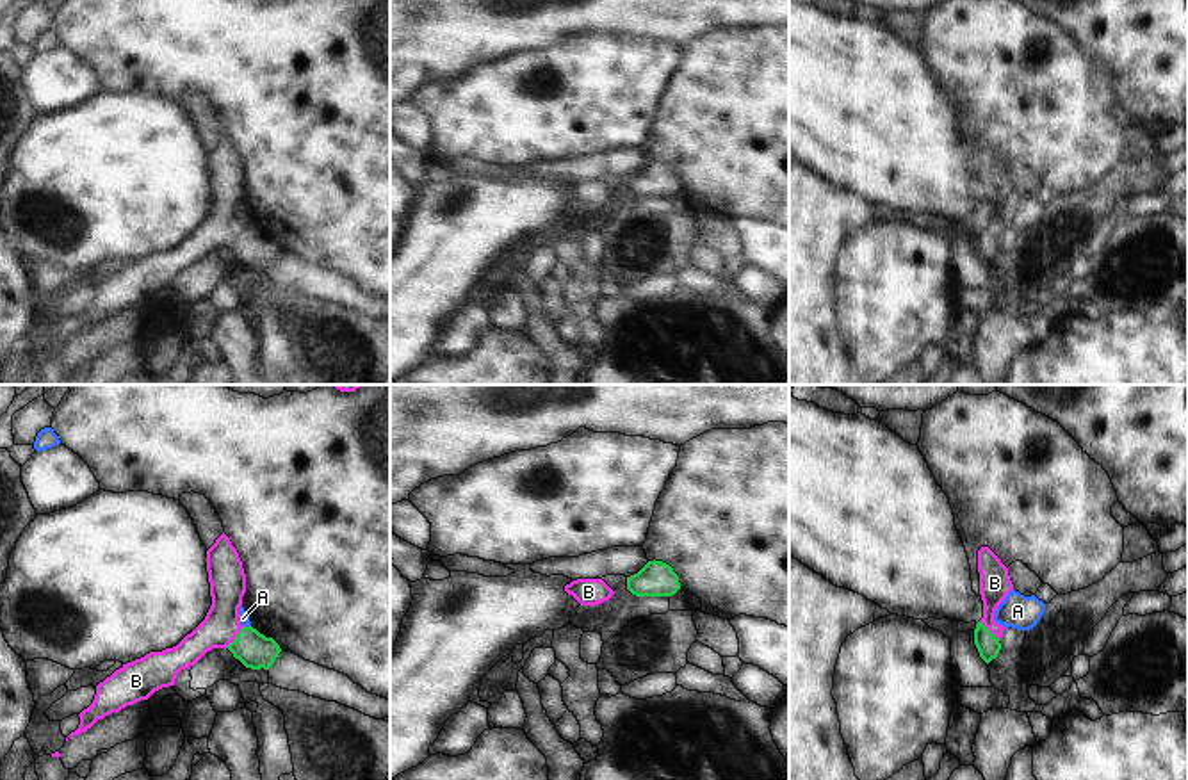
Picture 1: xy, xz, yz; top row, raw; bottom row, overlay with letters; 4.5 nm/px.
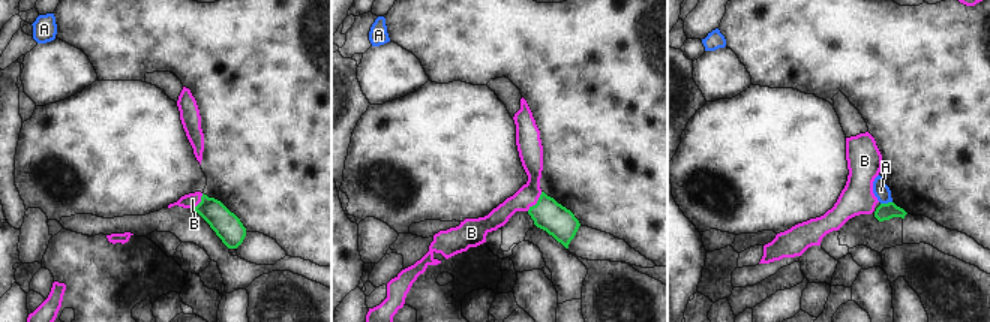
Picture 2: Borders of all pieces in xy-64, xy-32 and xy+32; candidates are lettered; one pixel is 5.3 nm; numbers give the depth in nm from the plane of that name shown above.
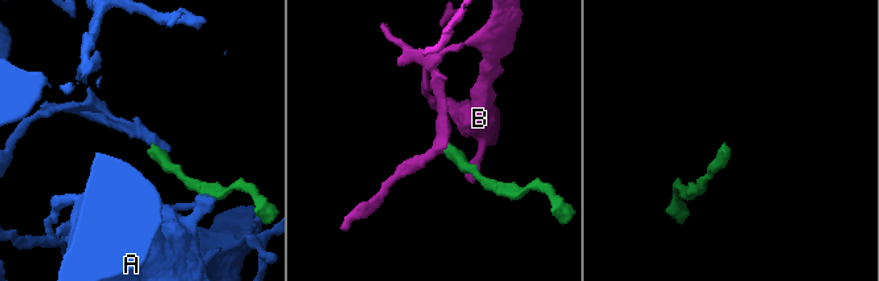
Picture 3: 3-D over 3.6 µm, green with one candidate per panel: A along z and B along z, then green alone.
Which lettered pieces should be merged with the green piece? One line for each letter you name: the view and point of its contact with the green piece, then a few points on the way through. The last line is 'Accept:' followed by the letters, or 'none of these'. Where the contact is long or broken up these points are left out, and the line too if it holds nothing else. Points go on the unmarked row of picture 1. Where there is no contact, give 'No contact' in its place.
B: Touches green at xy (235, 239). Path across: xy (255, 251), (235, 239), (219, 228)
Accept: B.

